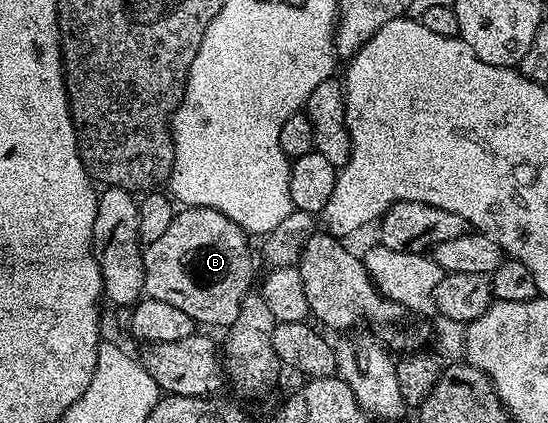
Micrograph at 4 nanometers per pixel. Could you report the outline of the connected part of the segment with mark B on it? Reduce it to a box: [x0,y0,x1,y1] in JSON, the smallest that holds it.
[142,207,254,330]

